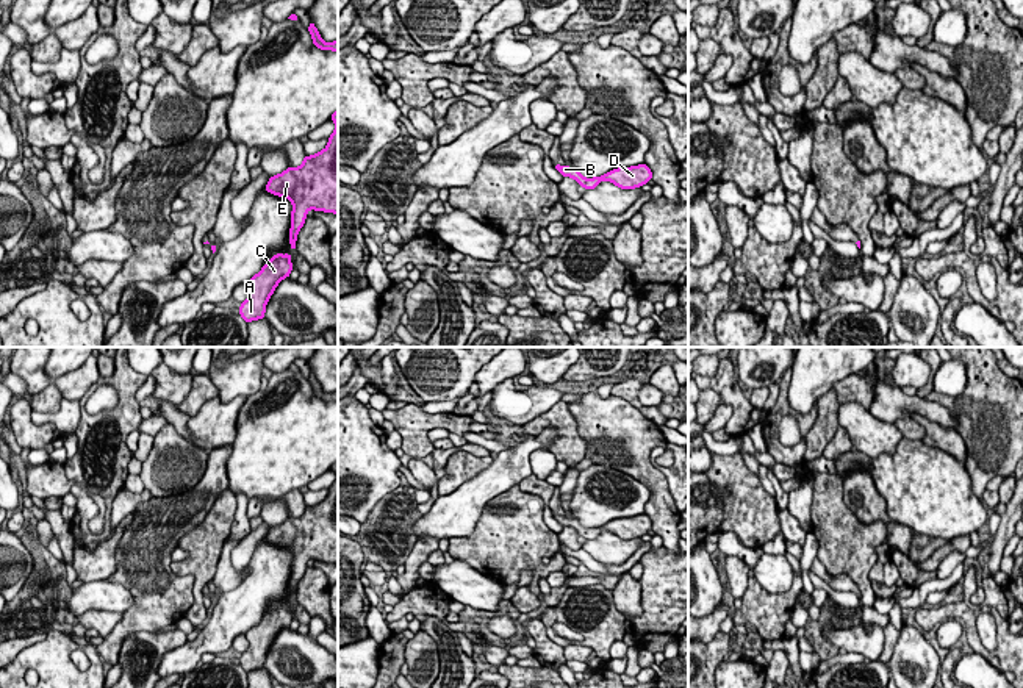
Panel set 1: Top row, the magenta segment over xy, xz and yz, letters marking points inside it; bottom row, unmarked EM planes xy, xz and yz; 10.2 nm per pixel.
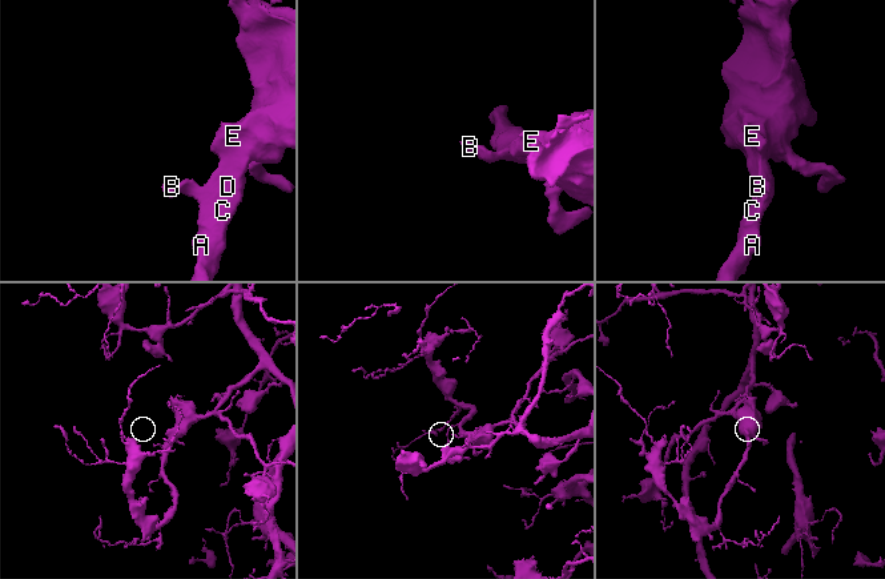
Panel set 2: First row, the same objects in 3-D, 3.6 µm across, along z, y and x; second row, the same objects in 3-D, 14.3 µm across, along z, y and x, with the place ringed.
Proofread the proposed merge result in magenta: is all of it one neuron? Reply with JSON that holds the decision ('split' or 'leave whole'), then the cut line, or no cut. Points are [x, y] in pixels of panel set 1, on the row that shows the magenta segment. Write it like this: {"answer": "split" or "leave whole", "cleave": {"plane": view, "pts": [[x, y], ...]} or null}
{"answer": "leave whole", "cleave": null}

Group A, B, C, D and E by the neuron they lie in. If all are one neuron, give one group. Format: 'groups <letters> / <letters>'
groups A B C D E

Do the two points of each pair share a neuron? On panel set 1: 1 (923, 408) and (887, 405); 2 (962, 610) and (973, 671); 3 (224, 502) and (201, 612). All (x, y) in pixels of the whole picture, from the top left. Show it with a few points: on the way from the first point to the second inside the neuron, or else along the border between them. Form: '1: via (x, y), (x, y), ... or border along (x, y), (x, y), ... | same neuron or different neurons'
1: via (914, 405), (897, 405) | same neuron
2: border along (975, 651), (1000, 671) | different neurons
3: via (215, 529), (204, 543), (202, 580), (199, 585) | same neuron

